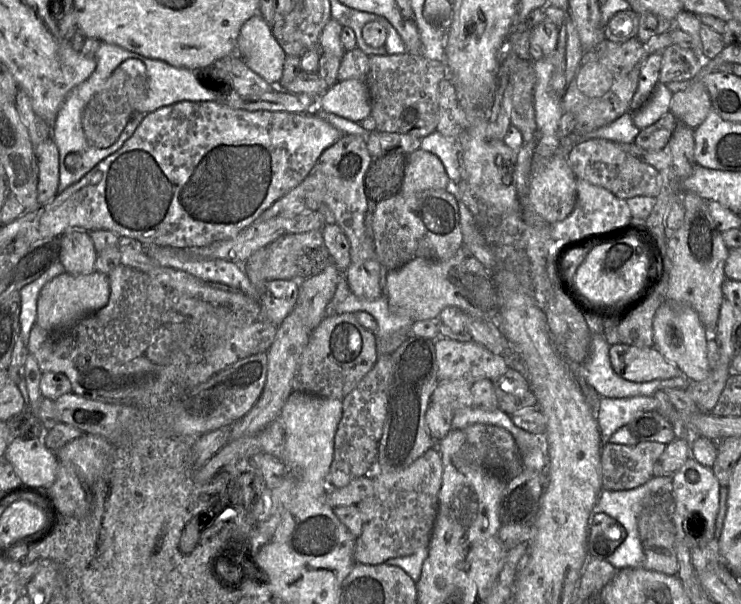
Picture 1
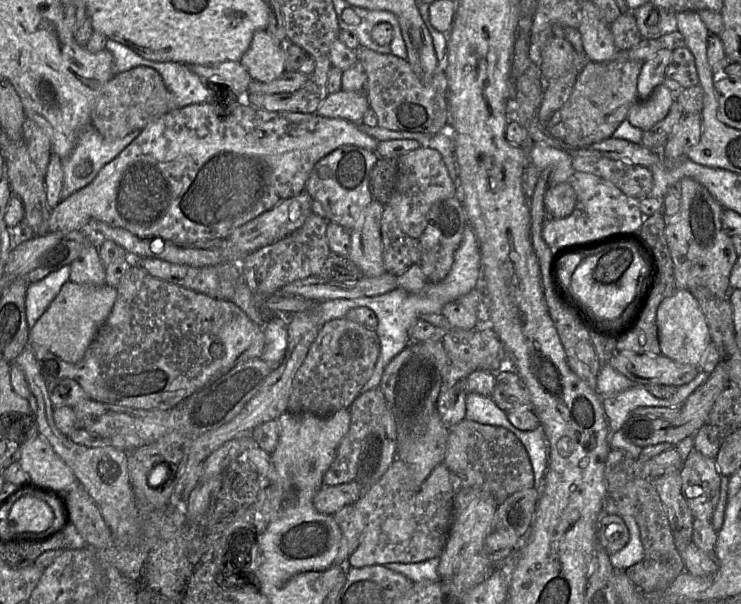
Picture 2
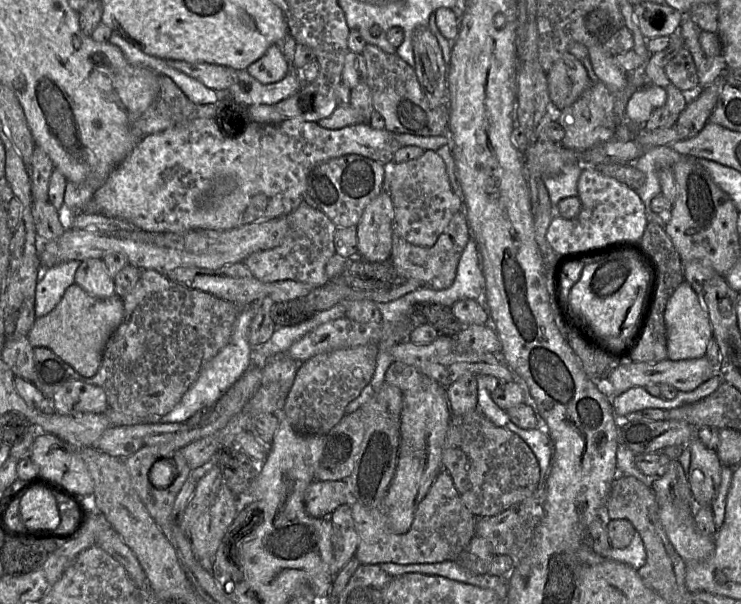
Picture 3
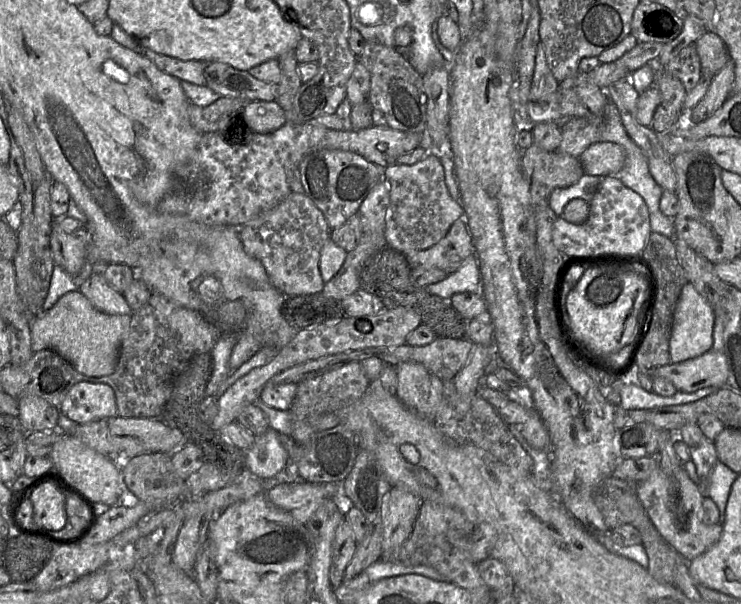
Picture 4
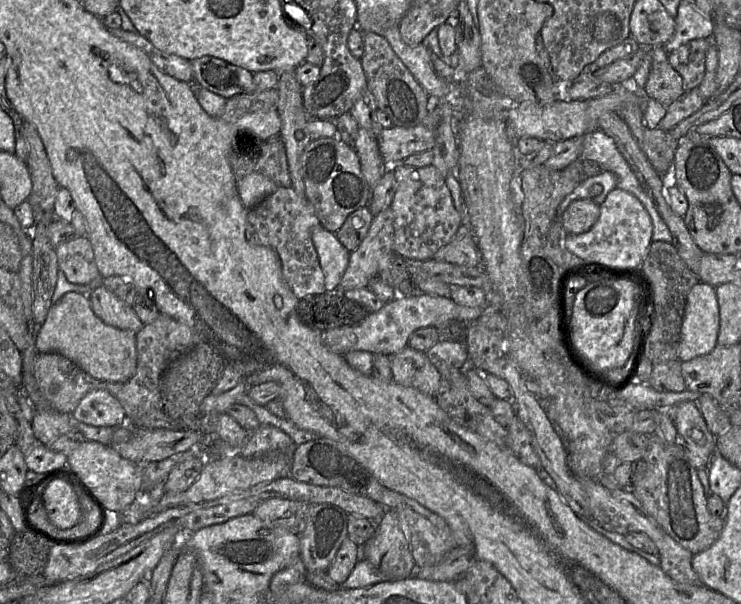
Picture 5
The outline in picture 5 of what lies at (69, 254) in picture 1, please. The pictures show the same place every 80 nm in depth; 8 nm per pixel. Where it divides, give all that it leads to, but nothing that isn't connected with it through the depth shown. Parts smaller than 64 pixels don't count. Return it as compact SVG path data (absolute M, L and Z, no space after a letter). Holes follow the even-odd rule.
M104 284L91 289L87 297L93 312L105 324L123 330L131 330L135 334L143 328L144 324L132 307L120 300Z

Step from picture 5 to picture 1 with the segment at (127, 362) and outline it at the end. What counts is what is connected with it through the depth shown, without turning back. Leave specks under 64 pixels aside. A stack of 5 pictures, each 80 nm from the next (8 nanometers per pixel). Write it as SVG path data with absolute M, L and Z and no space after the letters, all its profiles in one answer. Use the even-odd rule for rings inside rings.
M66 271L50 280L41 289L37 303L36 324L48 331L60 331L82 317L103 308L109 300L108 276L95 271L86 275L73 275Z

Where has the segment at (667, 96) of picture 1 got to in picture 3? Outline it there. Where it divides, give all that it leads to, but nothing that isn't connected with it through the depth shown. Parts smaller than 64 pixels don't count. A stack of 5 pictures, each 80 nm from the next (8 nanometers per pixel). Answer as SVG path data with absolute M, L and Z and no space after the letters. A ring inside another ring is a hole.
M650 83L636 90L626 106L628 123L634 128L642 128L652 113L663 106L666 100L666 90L661 86Z

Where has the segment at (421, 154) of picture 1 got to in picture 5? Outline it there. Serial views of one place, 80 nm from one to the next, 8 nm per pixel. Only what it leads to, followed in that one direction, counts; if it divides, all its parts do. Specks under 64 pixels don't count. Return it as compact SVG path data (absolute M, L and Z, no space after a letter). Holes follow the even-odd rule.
M400 163L389 167L387 170L393 172L397 183L396 192L390 205L394 213L393 250L398 255L409 260L430 260L441 247L452 240L461 225L461 216L454 207L444 176L434 165L412 167Z

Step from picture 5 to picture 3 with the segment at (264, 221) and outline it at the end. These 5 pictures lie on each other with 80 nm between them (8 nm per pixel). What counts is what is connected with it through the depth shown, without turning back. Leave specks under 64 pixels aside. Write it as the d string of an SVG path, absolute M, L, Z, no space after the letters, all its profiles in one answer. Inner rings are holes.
M301 202L285 217L288 232L283 241L273 248L250 254L241 263L244 263L248 270L262 282L293 280L314 288L323 286L330 280L326 275L325 267L335 254L333 236L337 226L320 209L313 208L305 202Z

